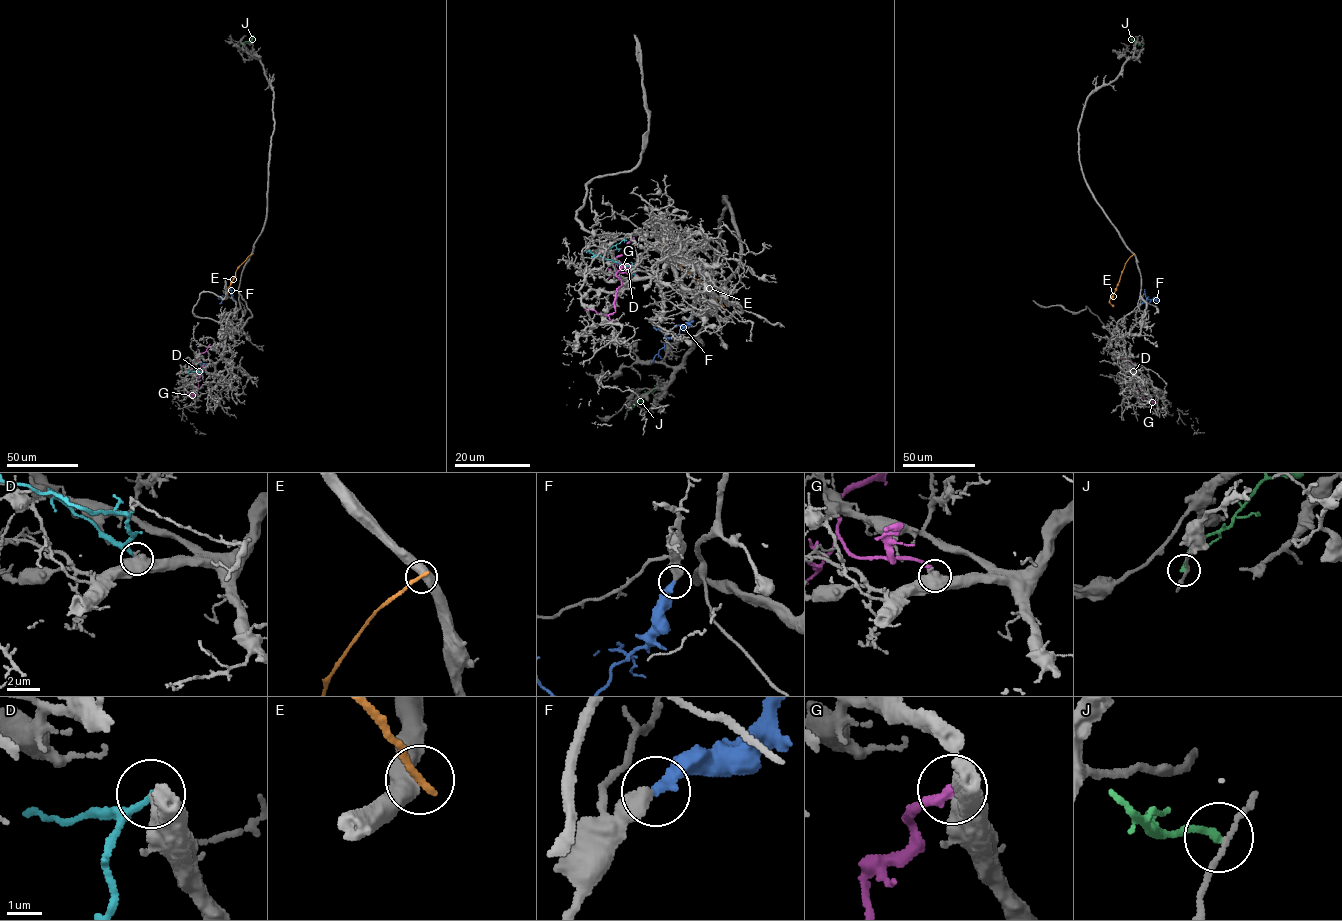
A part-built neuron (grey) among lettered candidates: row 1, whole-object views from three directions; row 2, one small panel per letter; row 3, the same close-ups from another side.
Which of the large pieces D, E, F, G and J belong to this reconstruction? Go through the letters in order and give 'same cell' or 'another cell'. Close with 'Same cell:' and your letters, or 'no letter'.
D: another cell
E: another cell
F: same cell
G: another cell
J: another cell
Same cell: F

